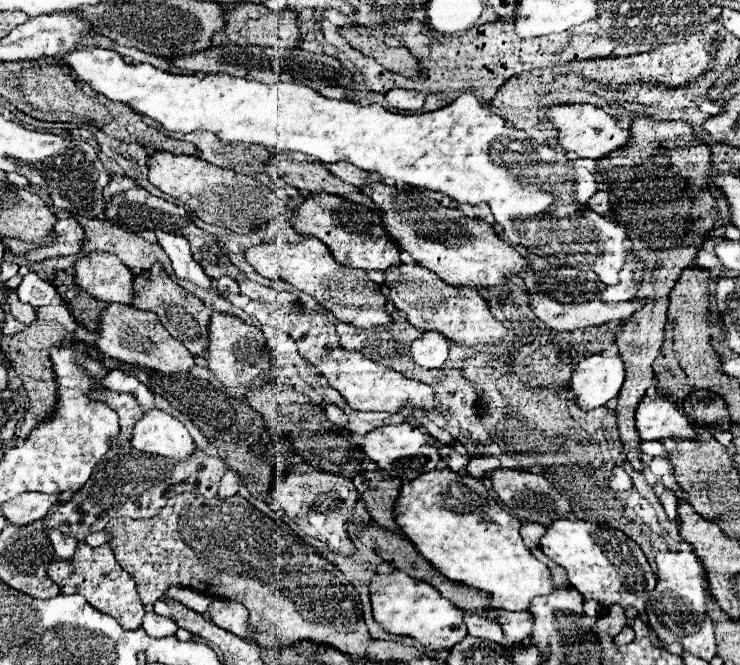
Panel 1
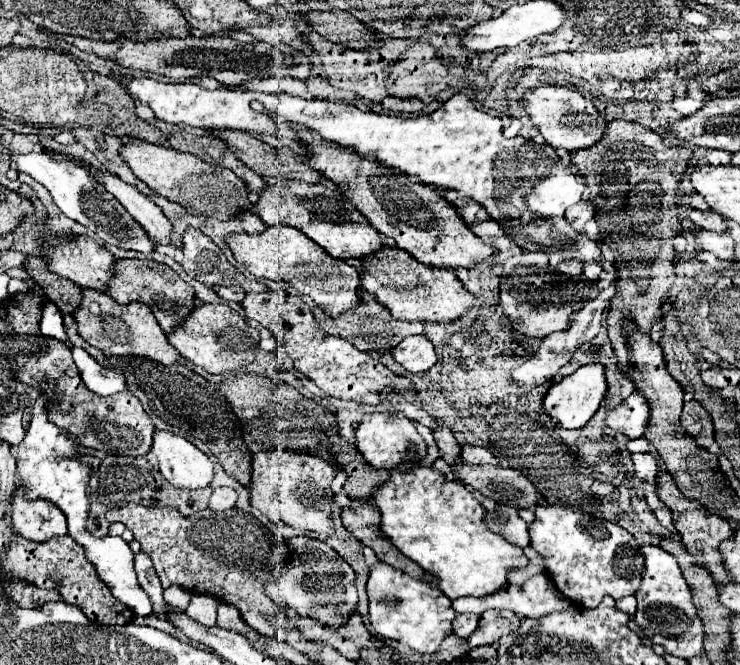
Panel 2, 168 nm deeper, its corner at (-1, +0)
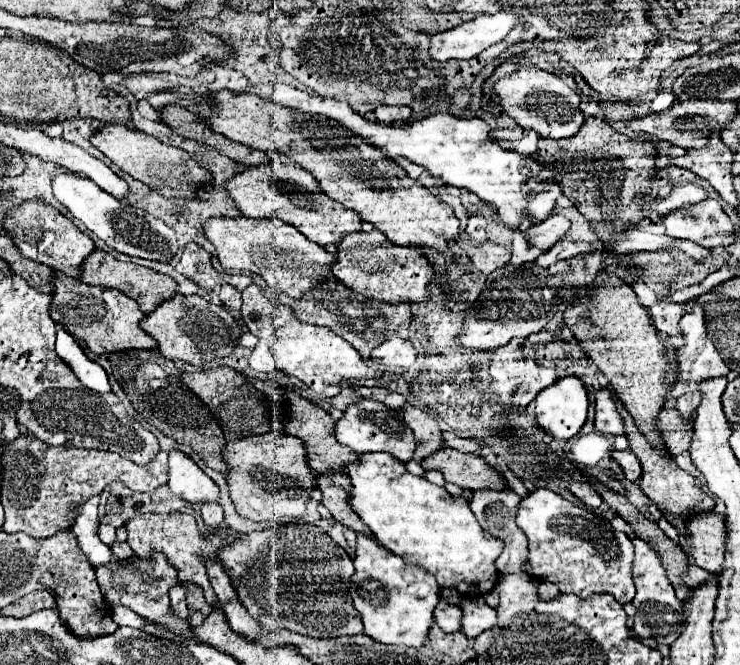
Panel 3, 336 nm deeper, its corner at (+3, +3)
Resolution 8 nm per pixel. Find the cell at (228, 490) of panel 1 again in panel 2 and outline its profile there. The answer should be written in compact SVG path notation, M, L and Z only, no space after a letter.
M221 486L221 488L215 488L211 500L209 500L209 508L219 512L219 510L229 510L233 508L237 502L237 492L233 488L227 488L227 486Z

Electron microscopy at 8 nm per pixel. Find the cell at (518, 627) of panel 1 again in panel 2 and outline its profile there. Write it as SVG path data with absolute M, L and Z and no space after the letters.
M487 610L481 614L479 628L475 630L473 636L469 636L469 644L475 646L485 646L485 644L495 644L501 636L517 632L521 624L521 616L517 616L511 610Z

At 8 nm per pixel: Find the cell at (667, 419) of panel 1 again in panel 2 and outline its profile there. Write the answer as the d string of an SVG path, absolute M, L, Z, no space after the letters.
M633 392L615 410L609 412L605 424L627 438L641 438L647 430L647 420L651 416L651 406L641 392Z

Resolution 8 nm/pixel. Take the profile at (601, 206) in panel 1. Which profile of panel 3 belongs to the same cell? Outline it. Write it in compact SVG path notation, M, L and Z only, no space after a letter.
M549 215L545 221L529 227L525 231L525 239L529 243L529 247L537 247L541 251L547 251L549 247L553 247L557 241L561 241L561 237L567 233L567 229L571 227L569 219L563 215Z

